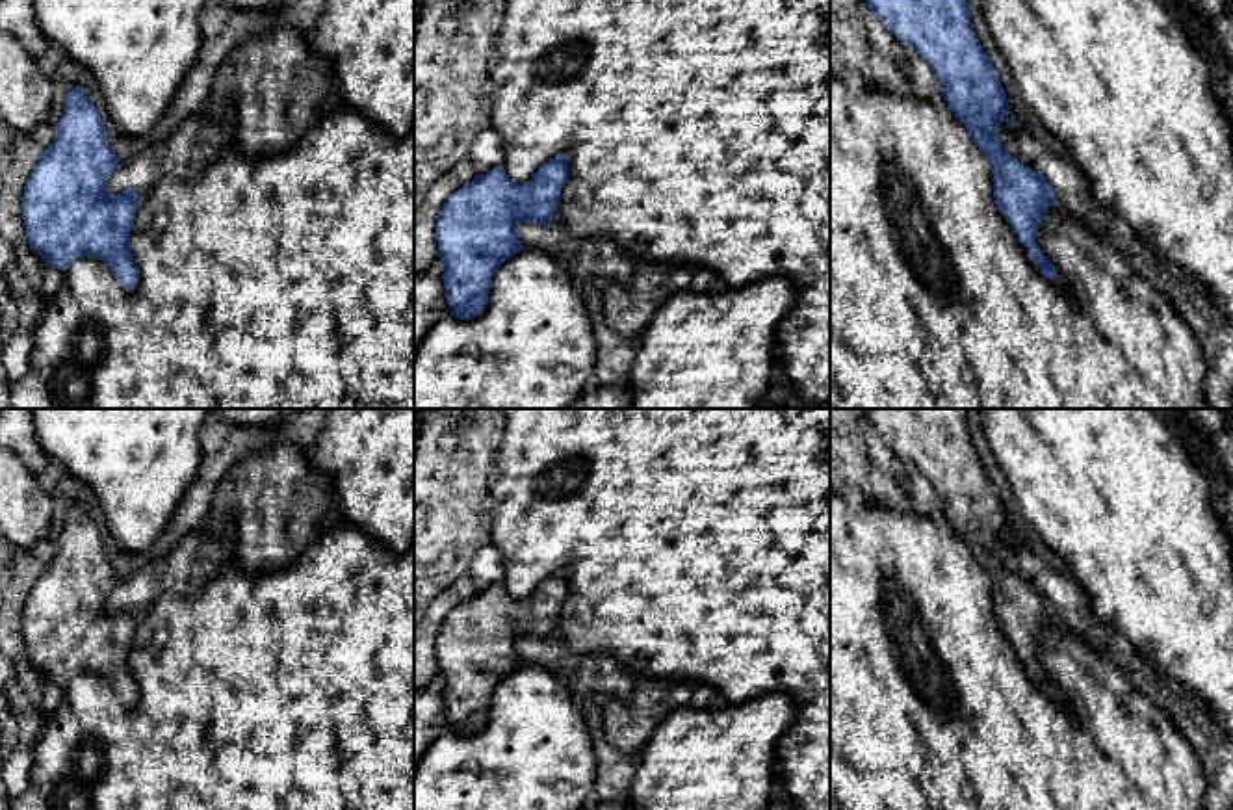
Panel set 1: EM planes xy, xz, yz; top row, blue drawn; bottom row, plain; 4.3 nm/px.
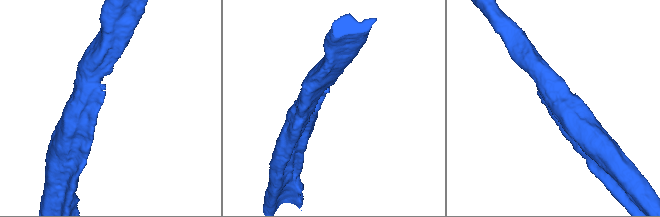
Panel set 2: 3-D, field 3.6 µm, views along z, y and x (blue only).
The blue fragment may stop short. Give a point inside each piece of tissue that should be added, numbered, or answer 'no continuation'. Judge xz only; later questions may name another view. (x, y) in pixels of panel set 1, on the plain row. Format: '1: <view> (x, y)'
no continuation

